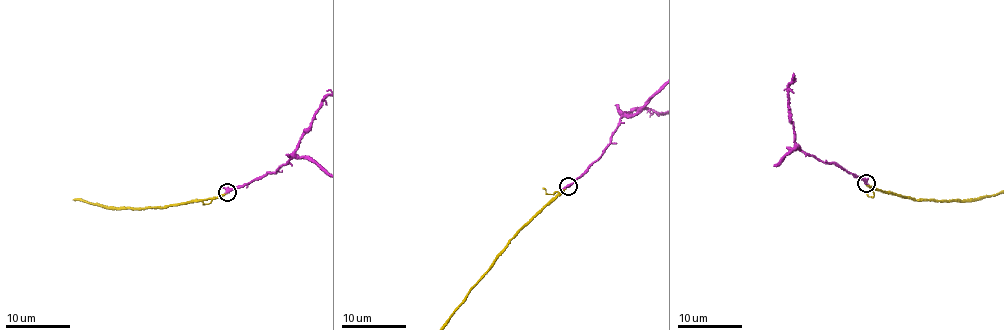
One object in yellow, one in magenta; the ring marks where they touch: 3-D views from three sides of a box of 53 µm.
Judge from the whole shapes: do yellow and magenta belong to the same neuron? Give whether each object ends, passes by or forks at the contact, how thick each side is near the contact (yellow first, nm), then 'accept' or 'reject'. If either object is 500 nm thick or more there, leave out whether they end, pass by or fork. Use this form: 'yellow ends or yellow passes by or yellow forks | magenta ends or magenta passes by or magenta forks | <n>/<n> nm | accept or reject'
yellow ends | magenta ends | 220/440 nm | accept

